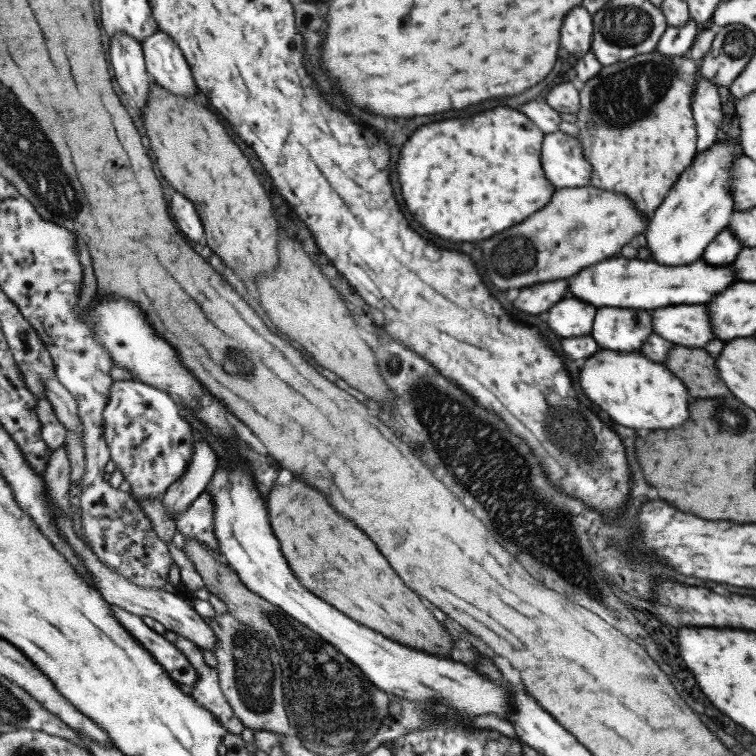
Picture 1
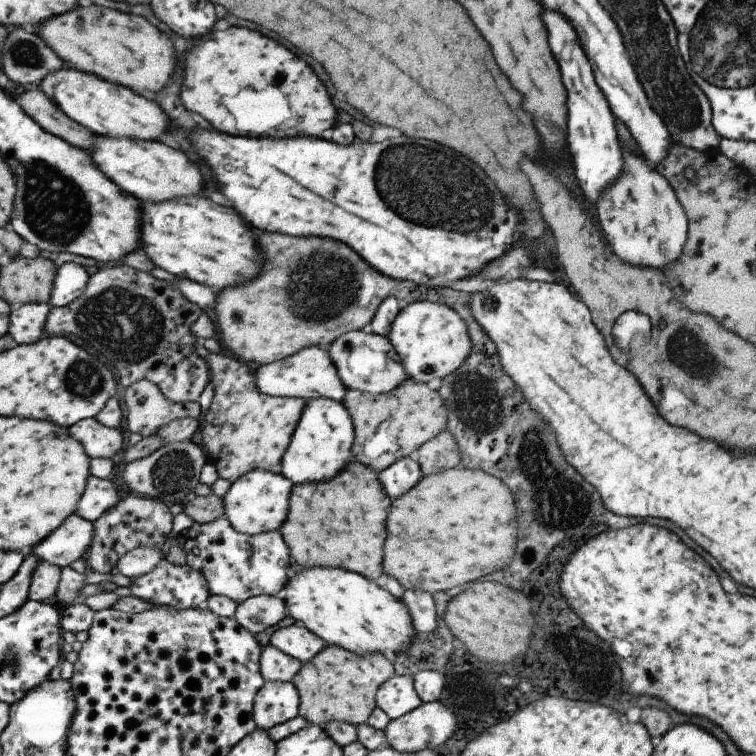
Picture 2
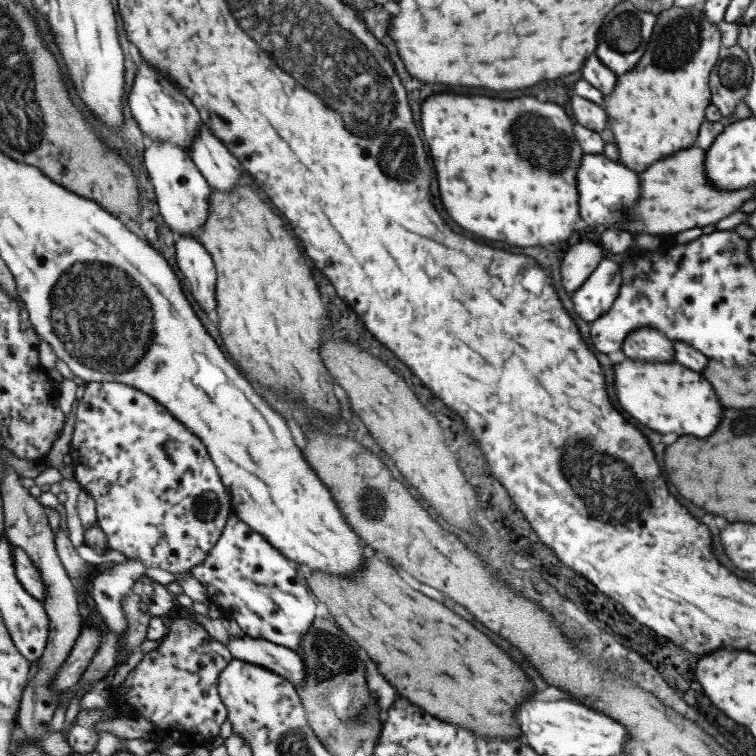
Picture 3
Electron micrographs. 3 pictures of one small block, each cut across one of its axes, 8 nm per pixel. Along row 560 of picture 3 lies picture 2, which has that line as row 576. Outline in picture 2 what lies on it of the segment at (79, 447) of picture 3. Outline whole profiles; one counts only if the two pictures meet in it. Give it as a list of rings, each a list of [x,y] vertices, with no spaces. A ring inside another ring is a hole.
[[[163,560],[152,571],[141,575],[136,579],[130,579],[131,596],[149,601],[154,606],[167,609],[194,609],[203,606],[204,600],[209,596],[205,579],[200,572],[193,570],[190,566],[174,565]]]

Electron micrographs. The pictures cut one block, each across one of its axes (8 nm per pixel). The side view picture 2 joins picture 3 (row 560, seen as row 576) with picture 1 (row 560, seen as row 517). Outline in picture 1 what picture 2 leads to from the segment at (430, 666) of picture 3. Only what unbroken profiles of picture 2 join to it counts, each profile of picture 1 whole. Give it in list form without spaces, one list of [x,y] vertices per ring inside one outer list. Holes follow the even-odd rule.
[[[293,478],[285,486],[274,483],[266,497],[266,509],[281,554],[301,586],[393,642],[422,653],[447,657],[451,646],[449,634],[397,578],[375,544],[355,528],[353,522],[339,516],[319,490],[309,488],[301,478]]]

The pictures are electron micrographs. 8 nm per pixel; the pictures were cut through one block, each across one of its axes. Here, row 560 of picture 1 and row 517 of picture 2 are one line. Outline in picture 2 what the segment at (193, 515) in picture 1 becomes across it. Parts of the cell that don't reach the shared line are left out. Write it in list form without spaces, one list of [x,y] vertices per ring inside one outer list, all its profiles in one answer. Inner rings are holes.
[[[223,516],[208,523],[193,523],[182,535],[182,538],[182,550],[185,553],[186,565],[203,575],[208,594],[224,596],[236,603],[243,602],[252,596],[277,594],[286,585],[292,568],[295,568],[287,545],[278,530],[256,535],[243,534],[235,530]]]

